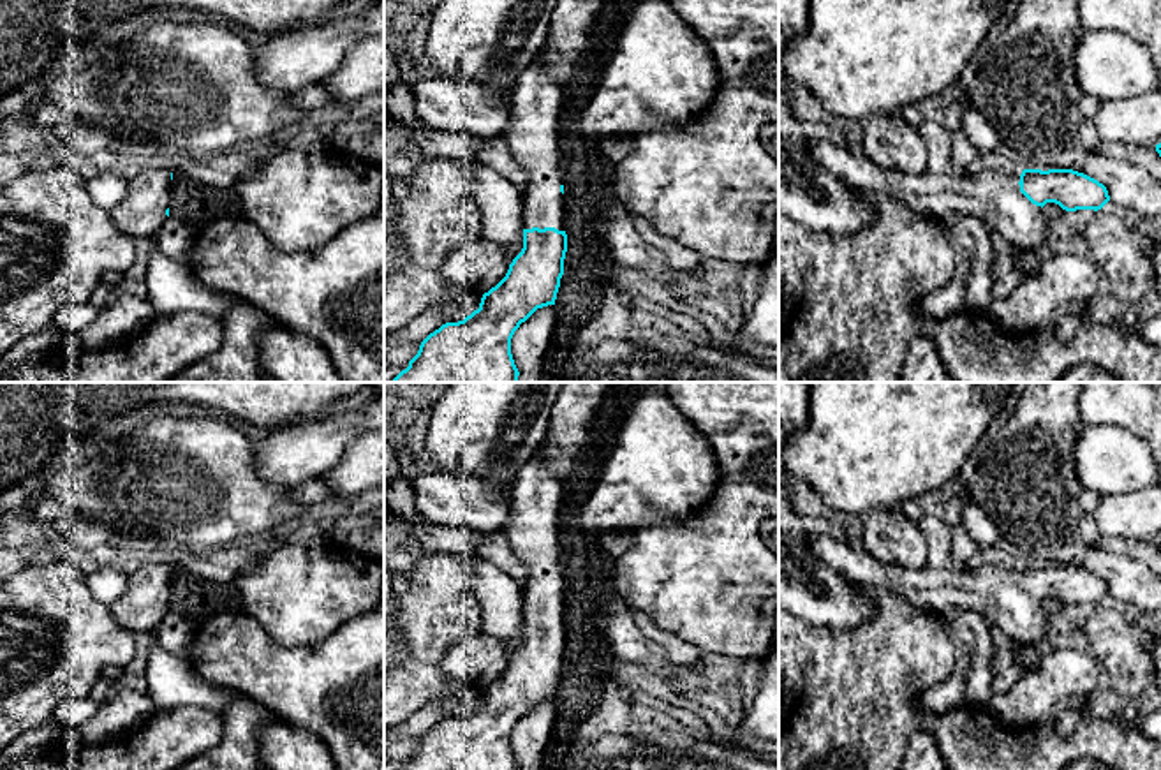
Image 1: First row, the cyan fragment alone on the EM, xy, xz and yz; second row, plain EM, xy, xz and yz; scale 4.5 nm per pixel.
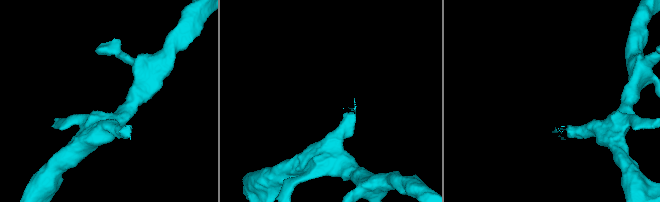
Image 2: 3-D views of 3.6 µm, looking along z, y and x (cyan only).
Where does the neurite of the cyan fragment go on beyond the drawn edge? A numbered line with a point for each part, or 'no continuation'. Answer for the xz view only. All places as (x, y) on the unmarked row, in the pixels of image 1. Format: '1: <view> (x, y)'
1: xz (534, 531)

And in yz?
1: yz (992, 591)

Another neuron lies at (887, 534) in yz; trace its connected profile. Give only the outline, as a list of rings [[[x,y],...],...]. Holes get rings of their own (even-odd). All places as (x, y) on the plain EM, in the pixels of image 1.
[[[900,509],[869,511],[858,520],[854,541],[874,559],[906,571],[927,566],[928,544],[918,522]]]

